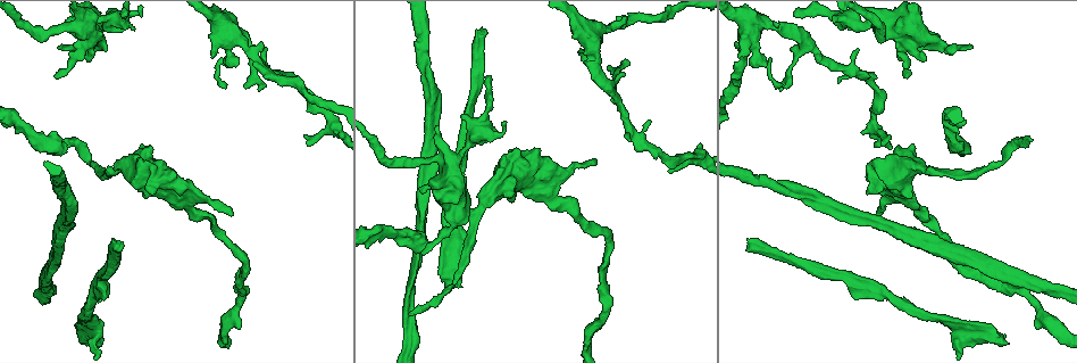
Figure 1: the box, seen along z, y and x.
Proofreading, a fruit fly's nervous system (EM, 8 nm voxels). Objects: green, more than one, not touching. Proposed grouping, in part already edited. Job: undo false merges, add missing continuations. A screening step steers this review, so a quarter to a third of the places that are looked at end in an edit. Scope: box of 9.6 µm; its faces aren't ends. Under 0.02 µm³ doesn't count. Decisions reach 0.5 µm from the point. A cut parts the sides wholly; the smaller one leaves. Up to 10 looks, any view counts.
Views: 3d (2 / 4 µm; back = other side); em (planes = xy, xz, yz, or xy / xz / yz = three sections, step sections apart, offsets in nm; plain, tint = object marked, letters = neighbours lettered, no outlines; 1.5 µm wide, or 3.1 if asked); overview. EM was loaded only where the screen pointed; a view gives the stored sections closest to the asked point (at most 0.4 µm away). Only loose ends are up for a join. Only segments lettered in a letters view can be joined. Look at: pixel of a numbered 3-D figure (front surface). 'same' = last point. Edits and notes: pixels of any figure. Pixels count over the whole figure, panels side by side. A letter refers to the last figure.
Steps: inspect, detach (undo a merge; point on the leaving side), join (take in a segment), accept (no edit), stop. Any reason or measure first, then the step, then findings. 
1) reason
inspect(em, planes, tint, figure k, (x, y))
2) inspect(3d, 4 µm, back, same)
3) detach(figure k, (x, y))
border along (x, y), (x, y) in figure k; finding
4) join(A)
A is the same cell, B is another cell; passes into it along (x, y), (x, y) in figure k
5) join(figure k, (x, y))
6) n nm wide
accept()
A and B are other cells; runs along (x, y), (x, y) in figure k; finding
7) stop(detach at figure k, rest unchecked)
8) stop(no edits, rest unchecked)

inspect(em, planes, letters, figure 1, (849, 18))

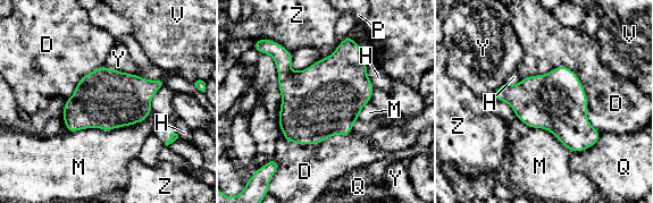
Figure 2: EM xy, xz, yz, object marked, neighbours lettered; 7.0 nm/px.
380 nm wide
accept()
D, H, M, P, Q, V, Y and Z are other cells; border along (151, 111), (109, 130), (67, 132) in figure 2; one neuron here

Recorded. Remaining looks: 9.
branch stops here
inspect(3d, 4 µm, figure 1, (422, 191))

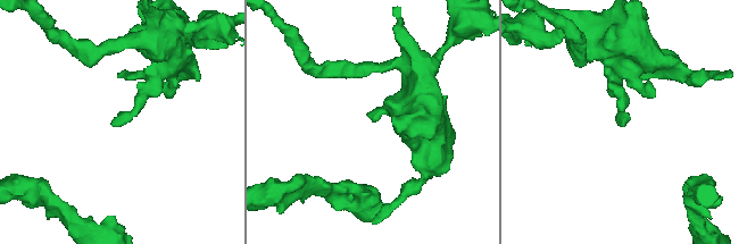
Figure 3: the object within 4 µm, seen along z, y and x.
inspect(em, planes, letters, figure 3, (367, 115))

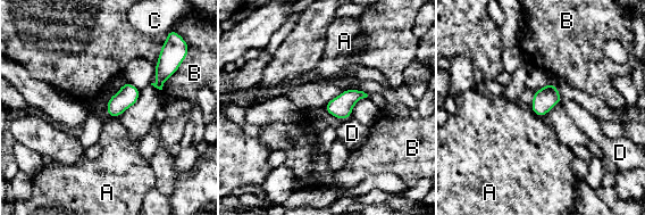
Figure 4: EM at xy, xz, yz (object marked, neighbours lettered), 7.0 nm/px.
accept()
A, B, C and D are other cells; border along (529, 108), (541, 117) in figure 4; none of them fits

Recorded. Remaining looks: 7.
end of a long branch
inspect(em, planes, letters, figure 1, (1032, 140))

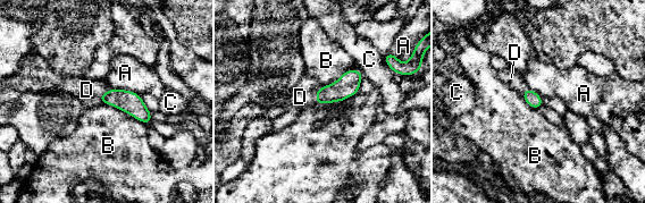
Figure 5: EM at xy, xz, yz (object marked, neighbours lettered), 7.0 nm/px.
110 nm wide; B touches over 340 nm
join(D)
D is the same cell, A, B and C are other cells; it goes on there

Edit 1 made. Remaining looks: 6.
inspect(overview)

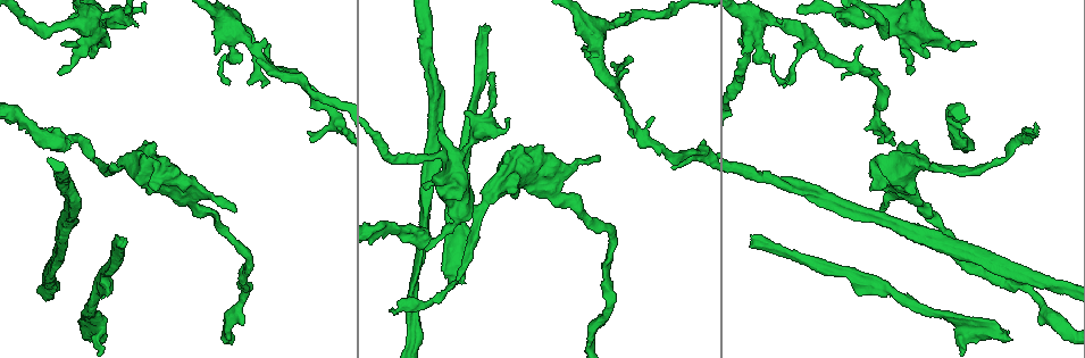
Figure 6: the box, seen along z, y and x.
end of a long branch
inspect(em, yz, step 8, tint, figure 6, (753, 238))

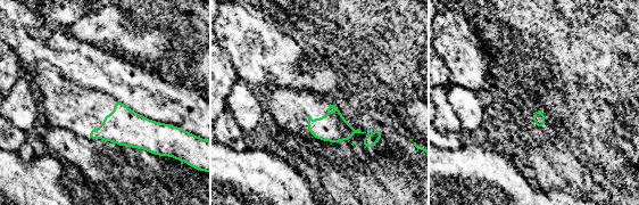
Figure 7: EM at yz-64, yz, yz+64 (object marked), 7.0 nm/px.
another direction
inspect(em, planes, letters, same)

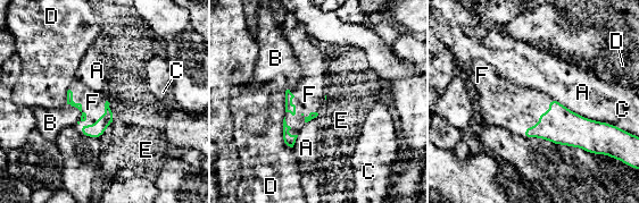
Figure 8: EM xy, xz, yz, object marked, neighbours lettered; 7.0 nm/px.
join(F)
F is the same cell, A, B, C, D and E are other cells; passes into it along (570, 128), (539, 113), (531, 102) in figure 8; it goes on there

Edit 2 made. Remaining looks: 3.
stop(join at figure 5, join at figure 8, rest unchecked)

